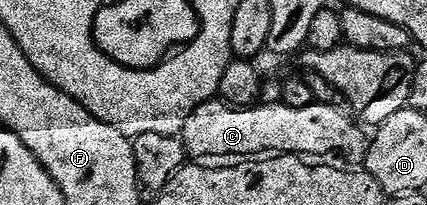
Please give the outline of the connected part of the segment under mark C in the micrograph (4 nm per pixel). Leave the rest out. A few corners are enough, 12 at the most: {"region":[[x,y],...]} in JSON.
{"region":[[281,101],[197,107],[180,136],[208,169],[295,155],[365,164],[367,132],[345,110]]}

